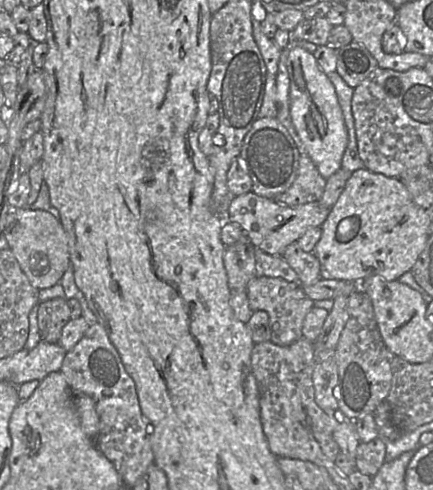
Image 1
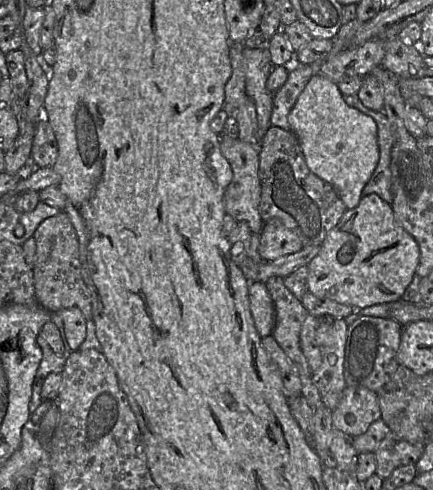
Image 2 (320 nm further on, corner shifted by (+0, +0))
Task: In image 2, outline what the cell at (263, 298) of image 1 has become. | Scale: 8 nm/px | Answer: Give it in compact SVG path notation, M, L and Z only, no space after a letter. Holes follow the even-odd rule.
M271 277L266 281L266 287L272 297L275 306L275 327L272 336L285 351L292 363L298 370L301 381L301 393L312 409L323 404L319 391L314 385L311 377L311 371L300 346L300 332L302 324L309 315L302 302L285 286L284 278Z

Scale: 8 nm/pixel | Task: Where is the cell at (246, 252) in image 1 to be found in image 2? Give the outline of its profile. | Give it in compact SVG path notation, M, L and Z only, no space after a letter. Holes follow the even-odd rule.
M220 136L220 149L223 156L229 162L233 178L226 189L224 206L226 214L233 217L237 222L245 222L253 234L260 234L265 224L259 211L261 196L261 183L259 179L259 144L244 142L239 138Z

